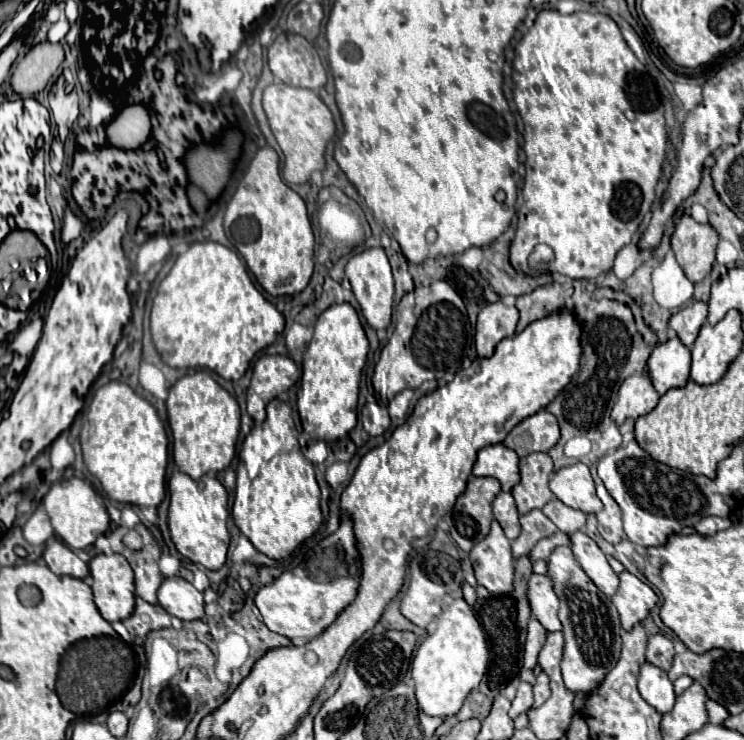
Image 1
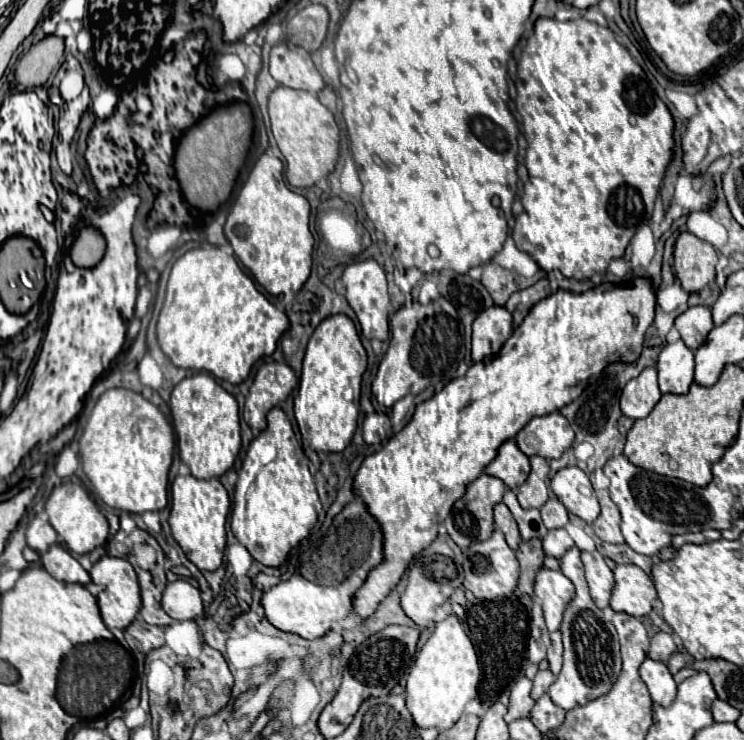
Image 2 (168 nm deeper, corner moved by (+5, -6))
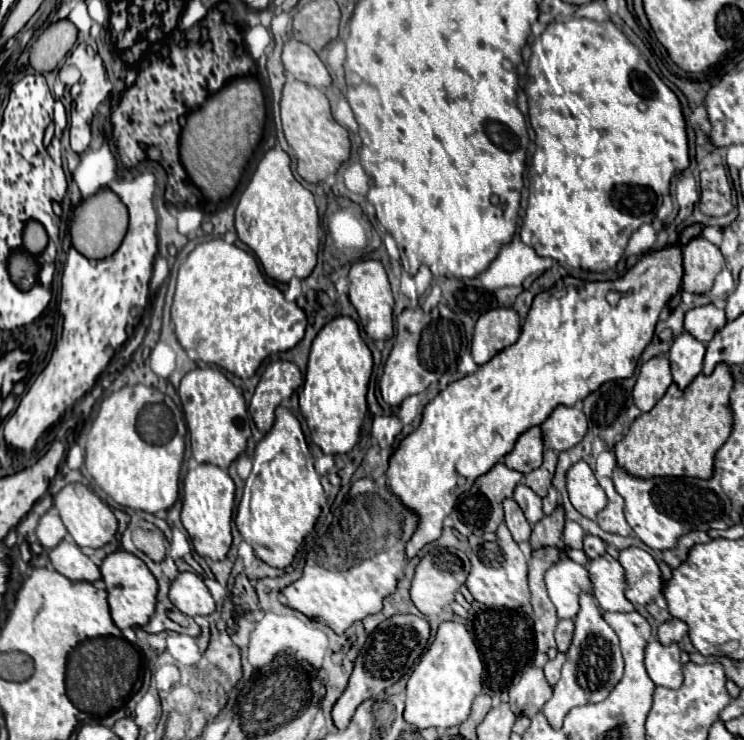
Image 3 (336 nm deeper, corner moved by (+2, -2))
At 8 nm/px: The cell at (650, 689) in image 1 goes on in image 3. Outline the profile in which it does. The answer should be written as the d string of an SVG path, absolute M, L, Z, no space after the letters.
M655 638L649 640L645 648L645 668L649 678L655 682L655 686L663 688L679 688L683 684L683 672L679 662L679 646L663 646Z

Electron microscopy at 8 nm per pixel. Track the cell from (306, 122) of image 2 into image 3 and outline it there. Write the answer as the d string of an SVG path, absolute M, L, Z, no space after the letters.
M289 78L281 94L281 122L283 122L287 144L293 148L297 156L297 174L305 182L317 184L327 180L327 176L331 172L335 174L341 162L349 158L349 150L351 150L349 134L343 126L339 126L333 120L329 100L323 94L323 90Z

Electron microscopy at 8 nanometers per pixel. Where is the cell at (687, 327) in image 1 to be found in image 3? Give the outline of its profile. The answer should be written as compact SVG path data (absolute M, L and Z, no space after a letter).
M705 304L693 308L685 314L685 332L689 332L695 340L707 344L717 330L725 326L725 312L715 308L713 304Z

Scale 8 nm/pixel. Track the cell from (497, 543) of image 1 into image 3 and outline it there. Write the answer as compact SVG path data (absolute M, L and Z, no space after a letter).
M501 524L493 534L483 536L471 536L471 572L467 576L467 588L473 594L473 598L485 606L499 606L499 608L521 608L531 610L529 604L529 584L527 584L527 558L517 546L517 542L511 538L505 524Z

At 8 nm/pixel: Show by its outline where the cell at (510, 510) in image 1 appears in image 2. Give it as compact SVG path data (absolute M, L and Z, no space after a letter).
M498 504L498 506L494 508L494 522L496 522L496 526L504 532L508 546L510 546L512 550L516 550L518 544L522 542L522 538L520 538L520 532L518 532L518 524L516 524L516 520L514 520L514 516L512 516L512 512L508 510L506 504Z

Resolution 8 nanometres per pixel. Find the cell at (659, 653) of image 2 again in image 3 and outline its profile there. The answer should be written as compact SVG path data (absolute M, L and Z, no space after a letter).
M671 618L671 620L667 620L667 622L663 622L663 624L659 626L659 630L657 630L657 640L659 640L661 644L673 644L673 642L679 644L685 634L687 634L687 624L681 622L681 620Z

